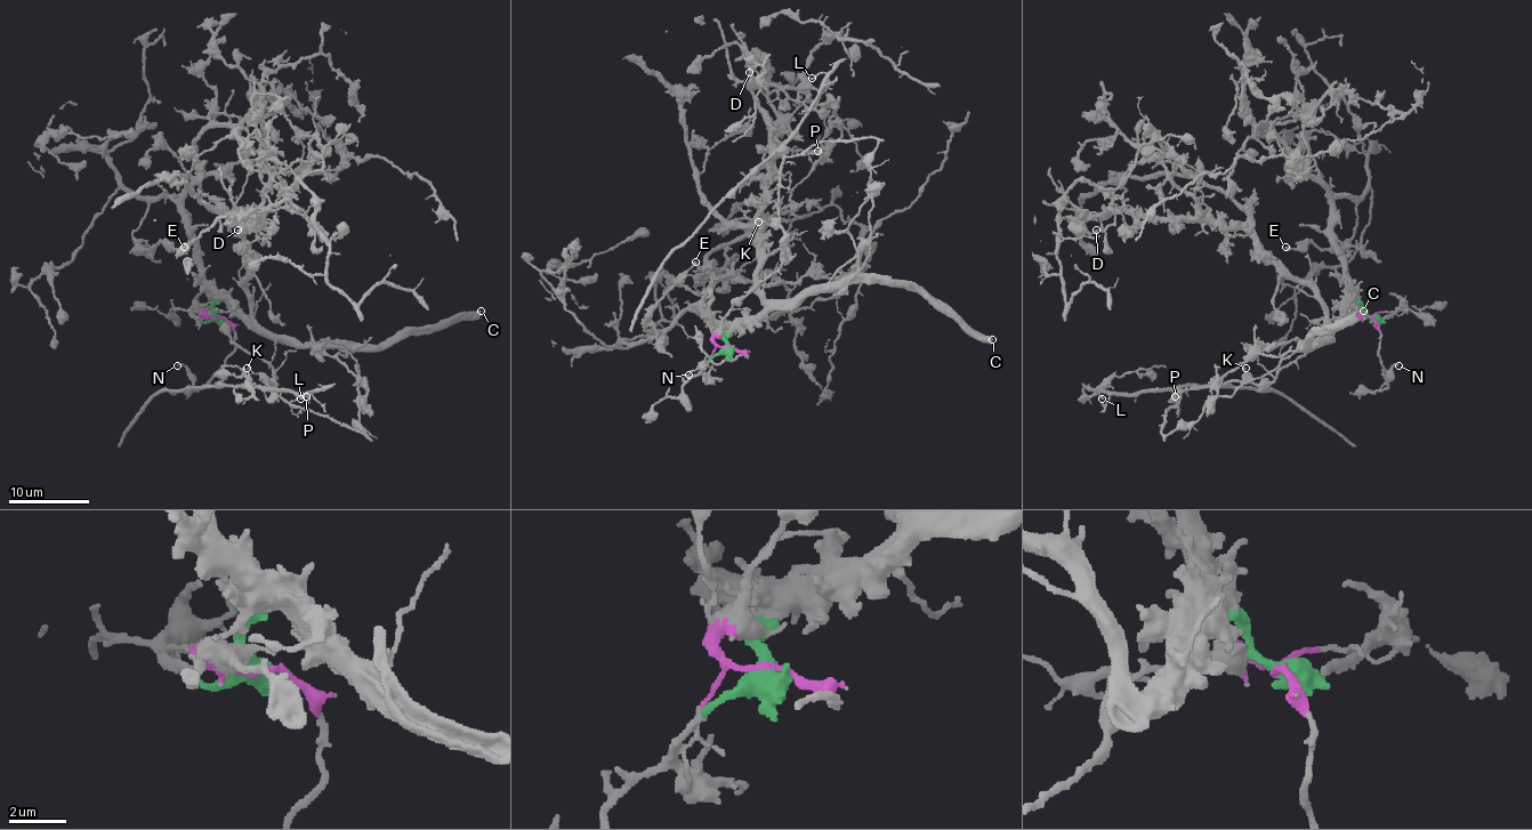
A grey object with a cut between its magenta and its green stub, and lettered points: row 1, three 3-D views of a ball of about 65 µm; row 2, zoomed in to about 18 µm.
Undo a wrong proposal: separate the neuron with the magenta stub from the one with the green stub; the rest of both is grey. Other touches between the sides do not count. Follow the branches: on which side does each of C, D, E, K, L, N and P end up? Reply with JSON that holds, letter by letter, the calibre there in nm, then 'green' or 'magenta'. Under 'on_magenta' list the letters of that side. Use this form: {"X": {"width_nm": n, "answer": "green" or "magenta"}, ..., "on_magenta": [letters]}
{"C": {"width_nm": 500, "answer": "green"}, "D": {"width_nm": 220, "answer": "green"}, "E": {"width_nm": 220, "answer": "green"}, "K": {"width_nm": 120, "answer": "magenta"}, "L": {"width_nm": 180, "answer": "magenta"}, "N": {"width_nm": 140, "answer": "magenta"}, "P": {"width_nm": 130, "answer": "magenta"}, "on_magenta": ["K", "L", "N", "P"]}

